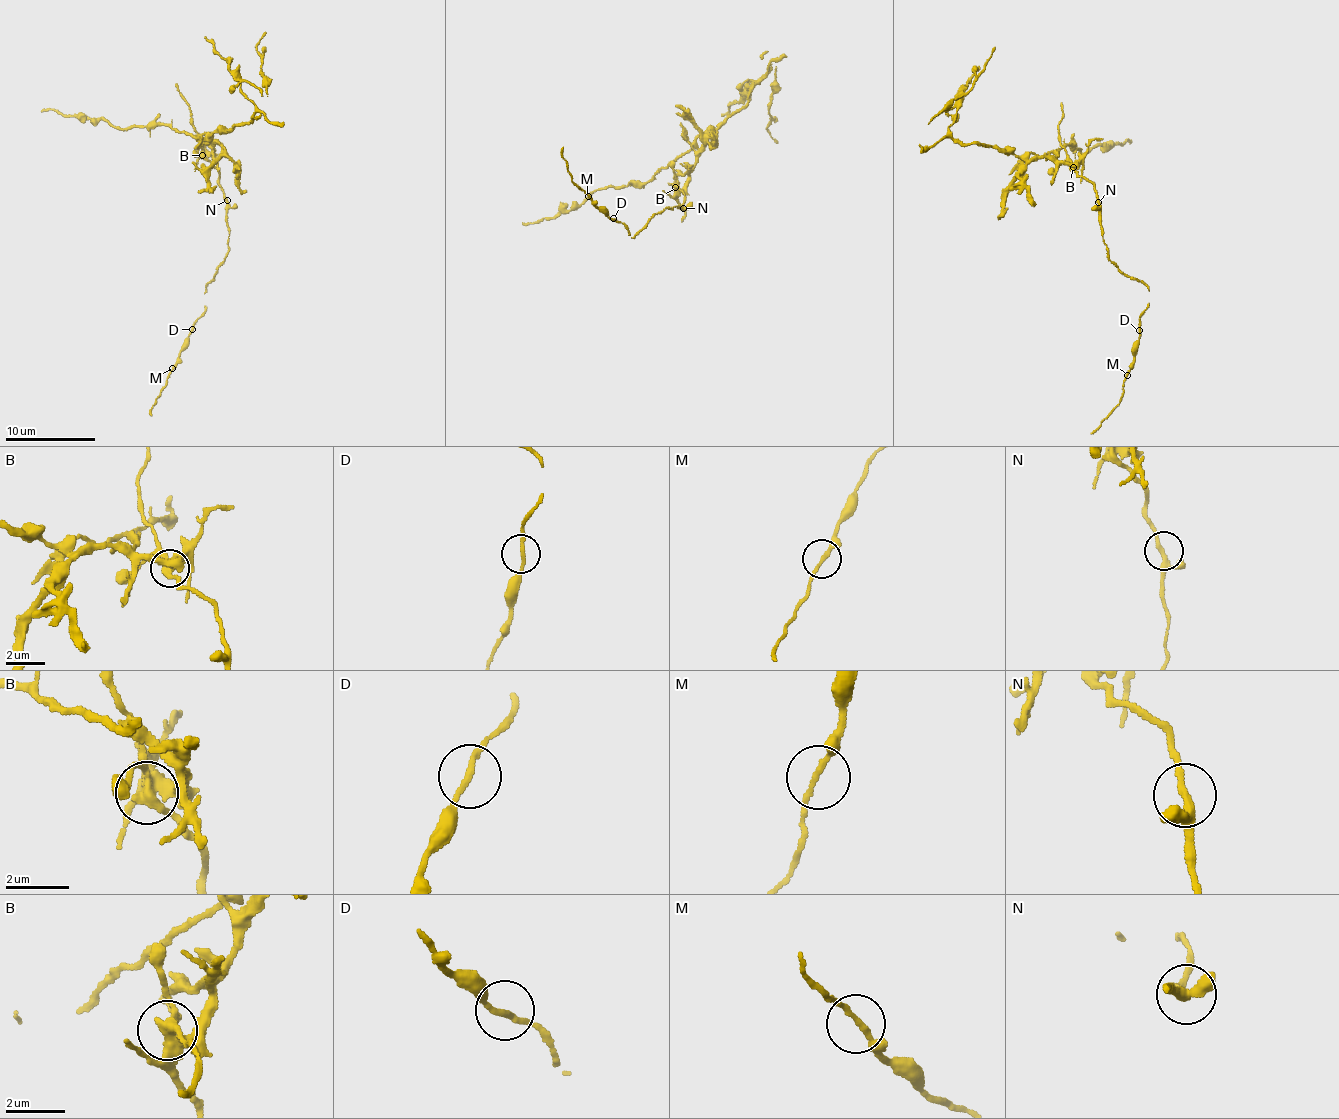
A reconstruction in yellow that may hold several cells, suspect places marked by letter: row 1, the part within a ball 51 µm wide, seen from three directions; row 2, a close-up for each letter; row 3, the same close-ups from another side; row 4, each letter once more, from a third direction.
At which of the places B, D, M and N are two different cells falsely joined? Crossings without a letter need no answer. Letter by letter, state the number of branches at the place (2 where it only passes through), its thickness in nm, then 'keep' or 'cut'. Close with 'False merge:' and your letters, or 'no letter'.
B: 3 | 400 nm | cut
D: 2 | 180 nm | keep
M: 2 | 170 nm | keep
N: 3 | 220 nm | keep
False merge: B

